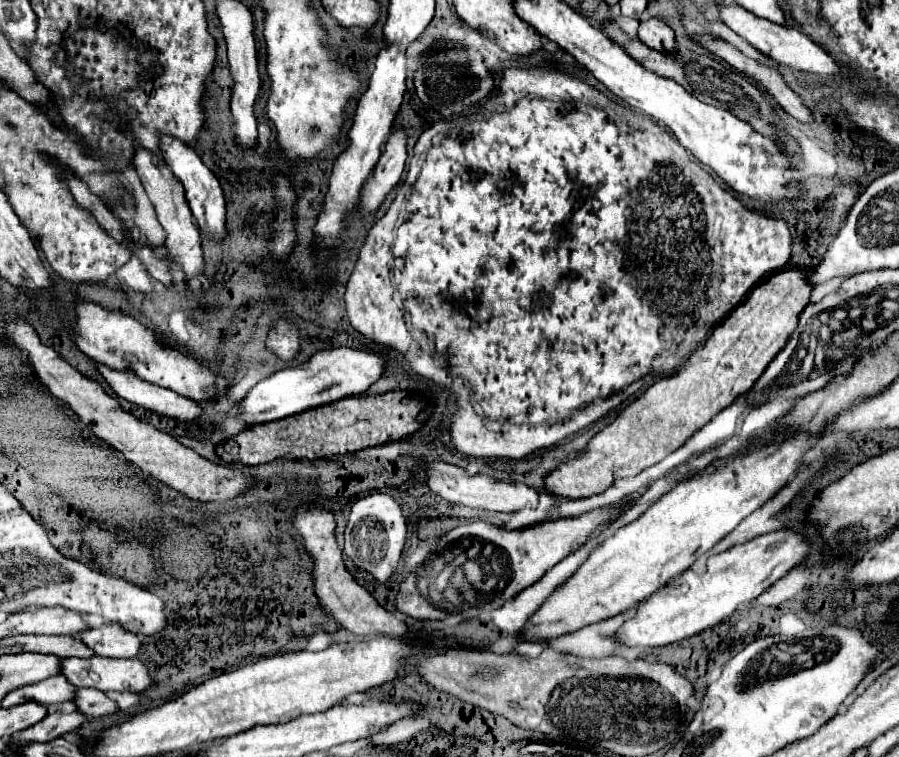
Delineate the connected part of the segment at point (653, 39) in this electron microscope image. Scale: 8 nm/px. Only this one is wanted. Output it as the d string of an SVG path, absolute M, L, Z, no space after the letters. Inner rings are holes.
M649 18L649 20L641 20L639 24L639 32L637 32L639 40L643 44L647 44L649 48L655 50L665 50L671 52L675 50L675 34L673 30L659 18Z

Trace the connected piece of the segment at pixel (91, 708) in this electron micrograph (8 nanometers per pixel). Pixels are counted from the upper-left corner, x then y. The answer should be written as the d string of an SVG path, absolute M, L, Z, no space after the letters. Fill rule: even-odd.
M79 688L77 696L75 696L75 704L79 708L79 712L91 716L105 716L105 714L113 714L119 710L117 702L107 698L101 690L97 688Z

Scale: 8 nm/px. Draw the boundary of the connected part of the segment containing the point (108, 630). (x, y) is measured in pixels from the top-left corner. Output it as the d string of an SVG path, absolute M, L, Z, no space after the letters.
M107 624L99 628L85 630L81 640L95 650L97 656L107 658L135 658L143 646L141 638L119 624Z

